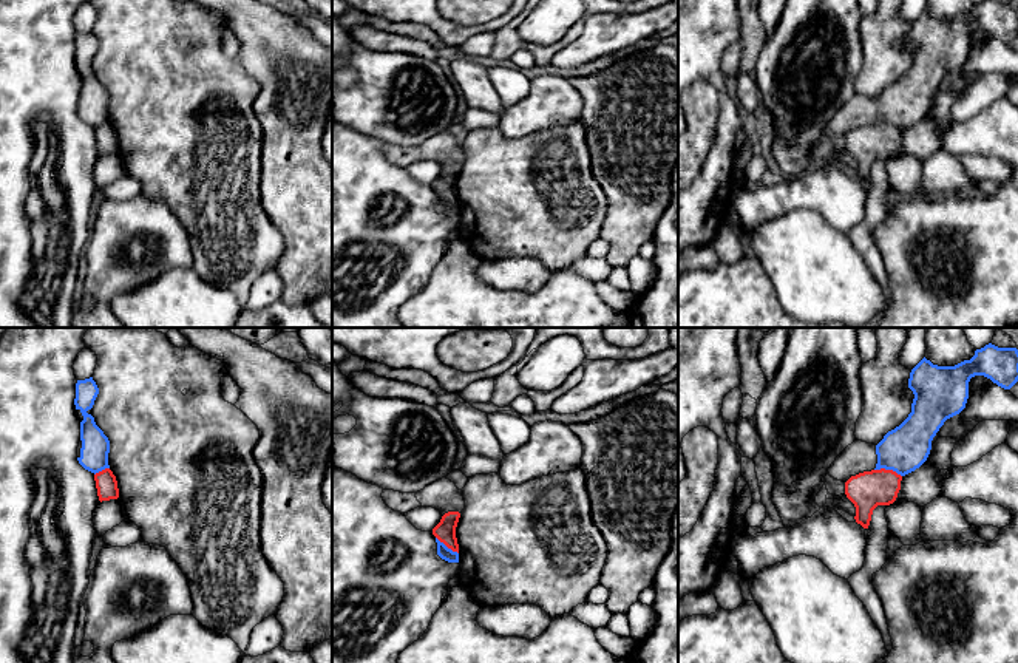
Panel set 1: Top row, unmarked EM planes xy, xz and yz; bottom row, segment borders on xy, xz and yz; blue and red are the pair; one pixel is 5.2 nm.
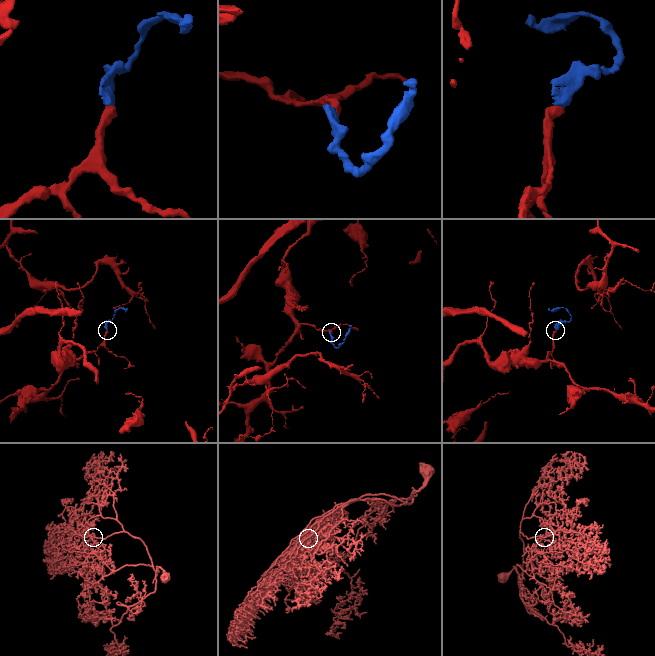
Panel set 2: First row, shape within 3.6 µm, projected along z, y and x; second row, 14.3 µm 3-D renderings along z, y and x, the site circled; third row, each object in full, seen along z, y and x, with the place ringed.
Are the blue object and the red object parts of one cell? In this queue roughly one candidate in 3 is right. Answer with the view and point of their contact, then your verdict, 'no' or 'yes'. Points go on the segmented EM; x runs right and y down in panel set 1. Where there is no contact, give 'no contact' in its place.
yz (889, 469) | no

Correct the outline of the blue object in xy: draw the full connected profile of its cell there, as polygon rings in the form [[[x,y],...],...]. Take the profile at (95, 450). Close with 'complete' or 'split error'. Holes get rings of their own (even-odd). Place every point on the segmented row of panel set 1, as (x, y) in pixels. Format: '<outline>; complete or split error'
[[[93,377],[77,380],[74,399],[76,414],[80,420],[80,442],[77,447],[77,461],[85,470],[94,474],[105,468],[110,468],[110,440],[96,425],[91,411],[97,394],[99,388]]]; split error

